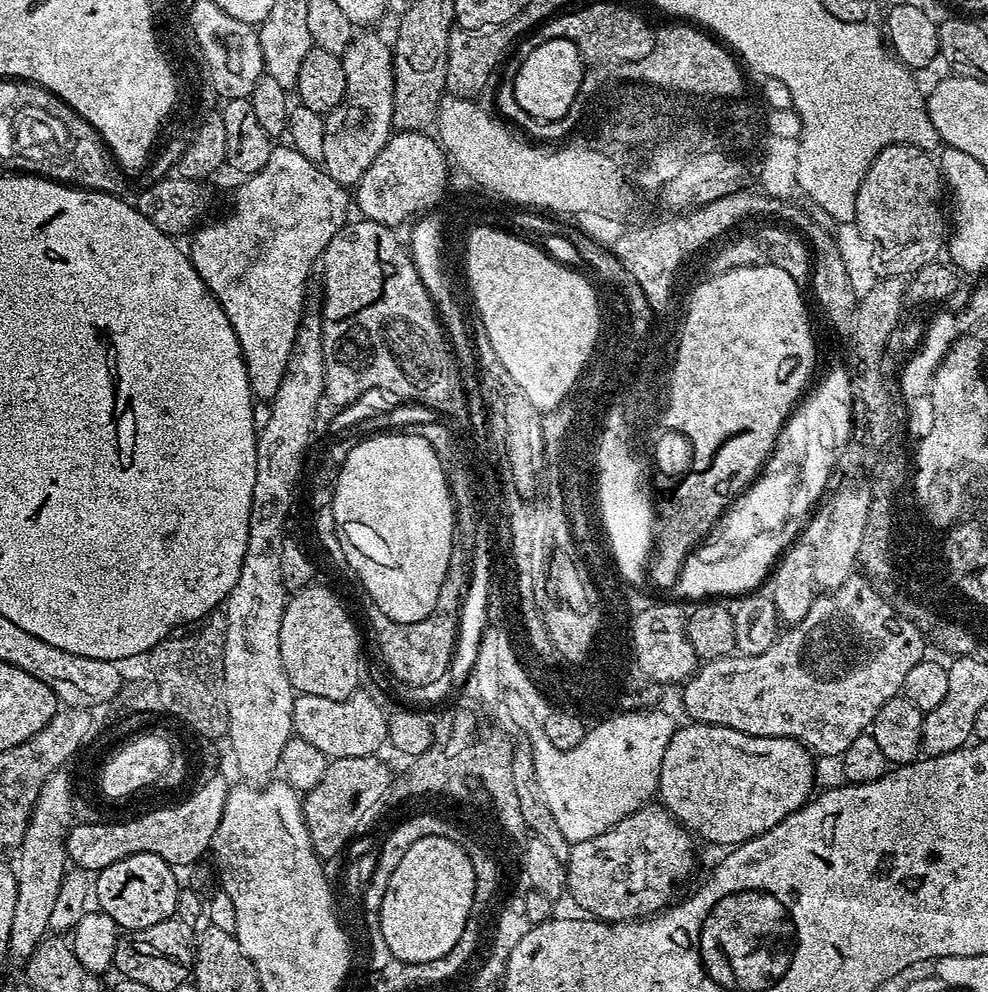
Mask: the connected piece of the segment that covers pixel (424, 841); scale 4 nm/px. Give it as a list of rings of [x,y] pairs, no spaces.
[[[418,838],[394,866],[378,913],[378,931],[394,958],[422,963],[450,954],[466,928],[474,892],[474,866],[463,846],[450,838]]]

